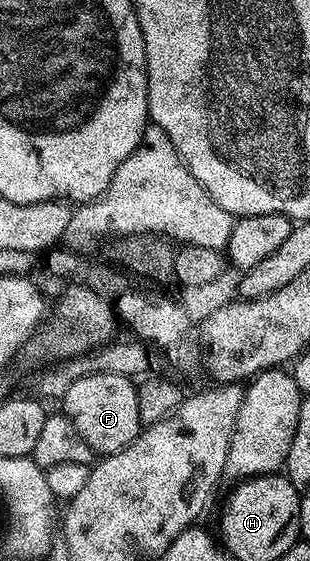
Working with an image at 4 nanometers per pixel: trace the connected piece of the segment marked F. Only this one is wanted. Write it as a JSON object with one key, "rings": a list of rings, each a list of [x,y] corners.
{"rings":[[[114,373],[90,374],[88,377],[78,378],[66,390],[62,399],[62,412],[72,423],[82,442],[92,448],[93,453],[101,457],[111,456],[113,452],[120,452],[130,446],[130,442],[134,442],[142,431],[136,389],[137,385],[131,376]]]}

